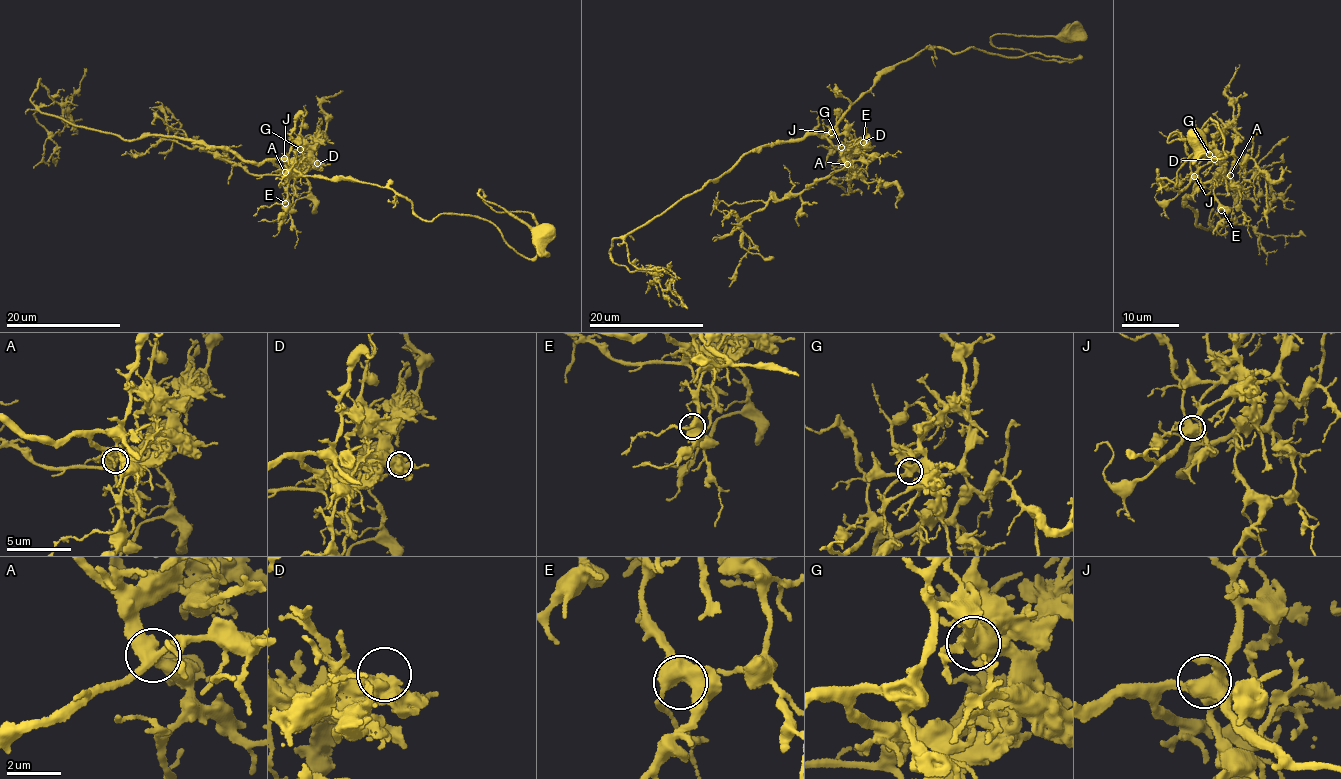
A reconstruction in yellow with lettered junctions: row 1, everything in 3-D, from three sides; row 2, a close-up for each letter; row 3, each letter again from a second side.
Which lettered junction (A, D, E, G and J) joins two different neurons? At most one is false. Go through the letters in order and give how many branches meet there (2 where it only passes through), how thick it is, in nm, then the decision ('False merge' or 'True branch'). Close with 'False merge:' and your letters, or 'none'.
A: Branches: 4. Thickness 440 nm. True branch
D: Branches: 3. Thickness 440 nm. True branch
E: Branches: 3. Thickness 500 nm. True branch
G: Branches: 4. Thickness 500 nm. False merge
J: Branches: 4. Thickness 550 nm. True branch
False merge: G

